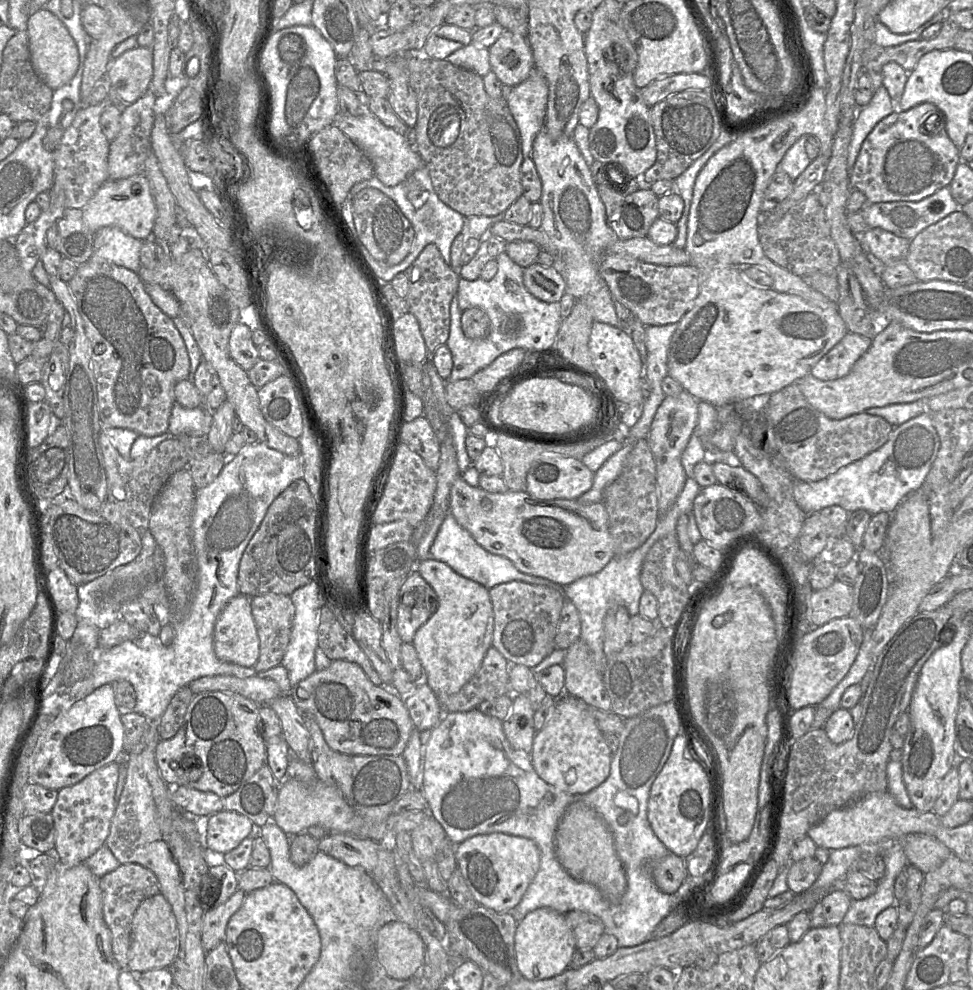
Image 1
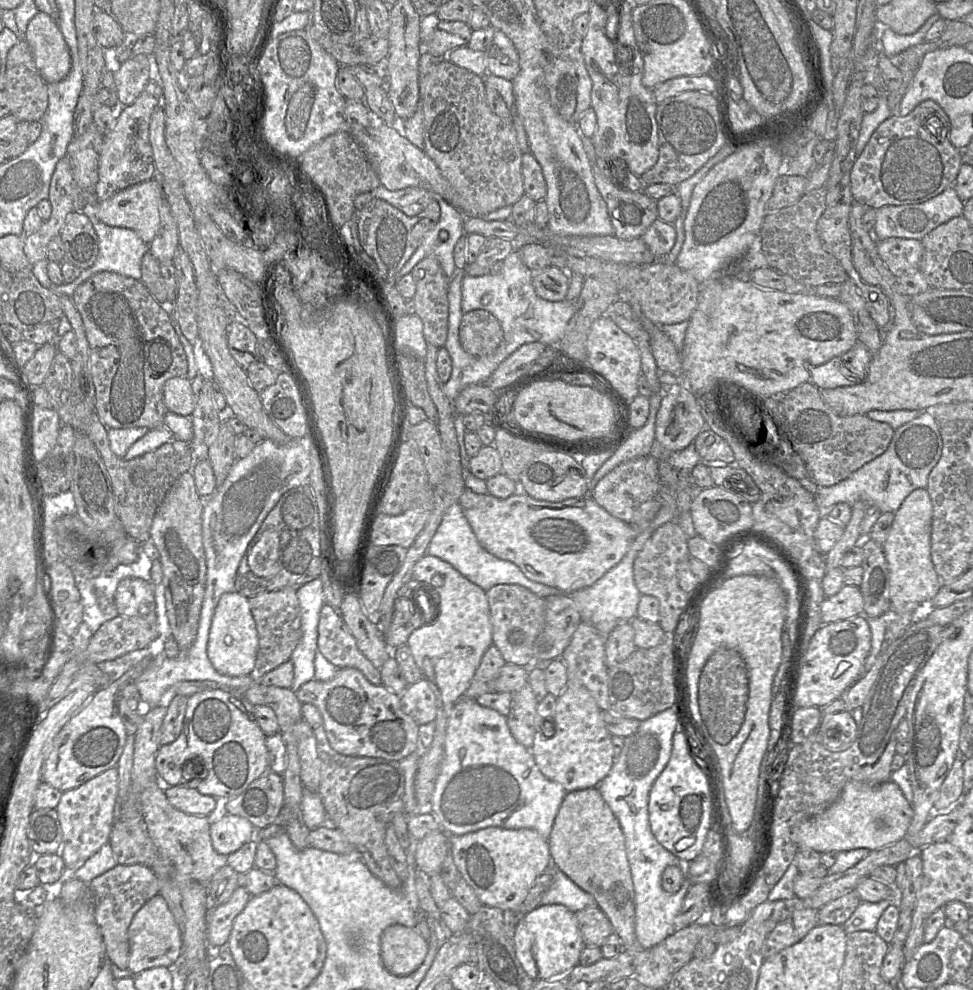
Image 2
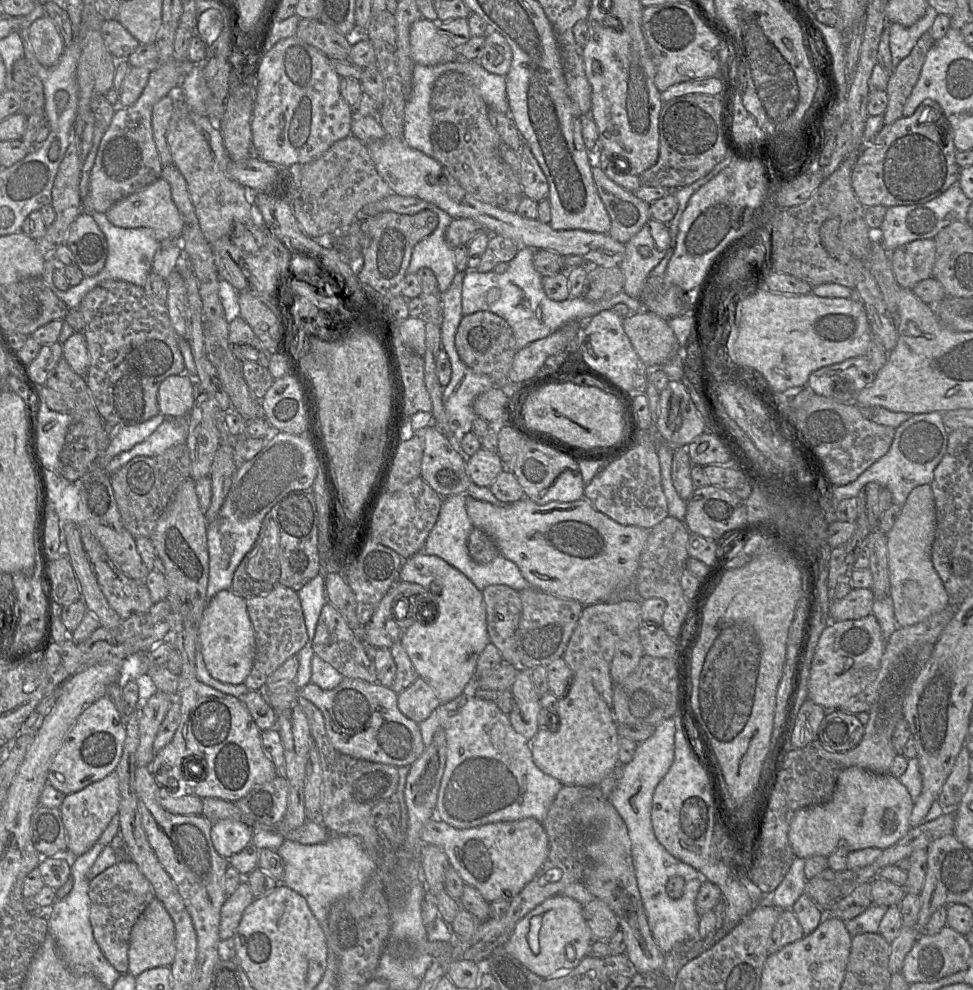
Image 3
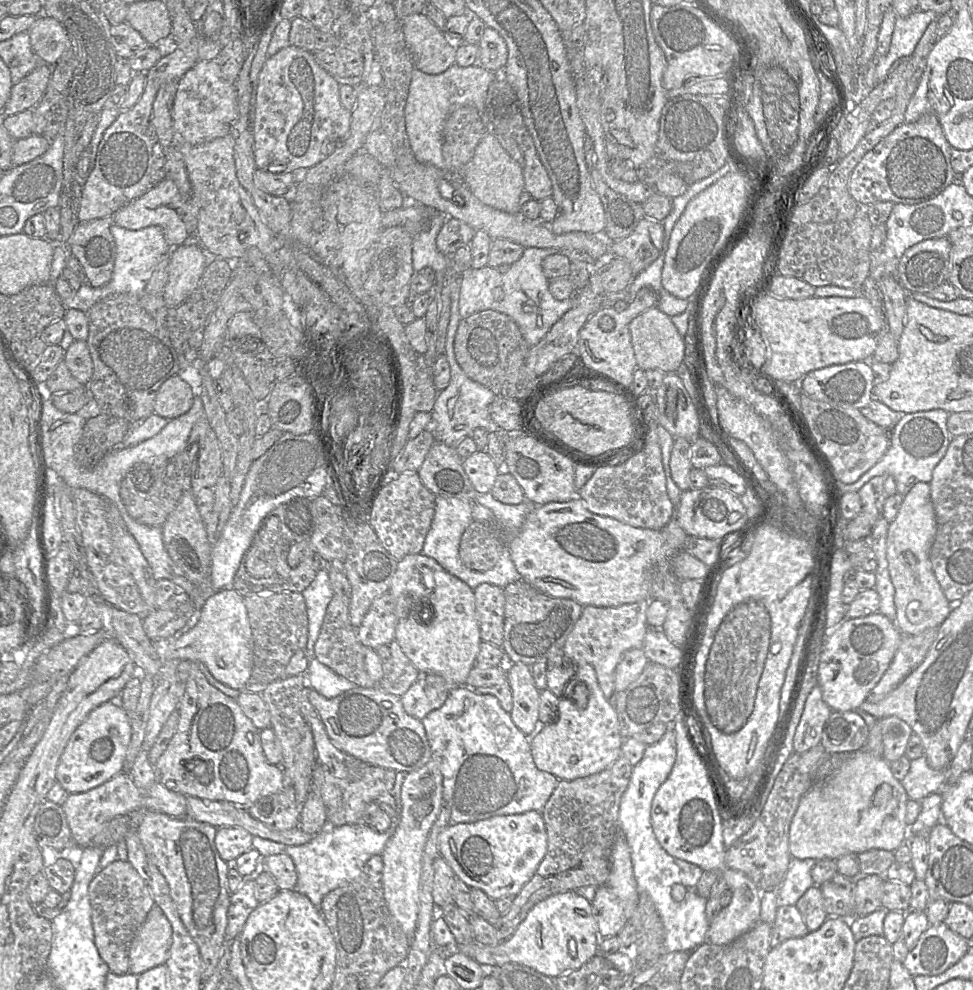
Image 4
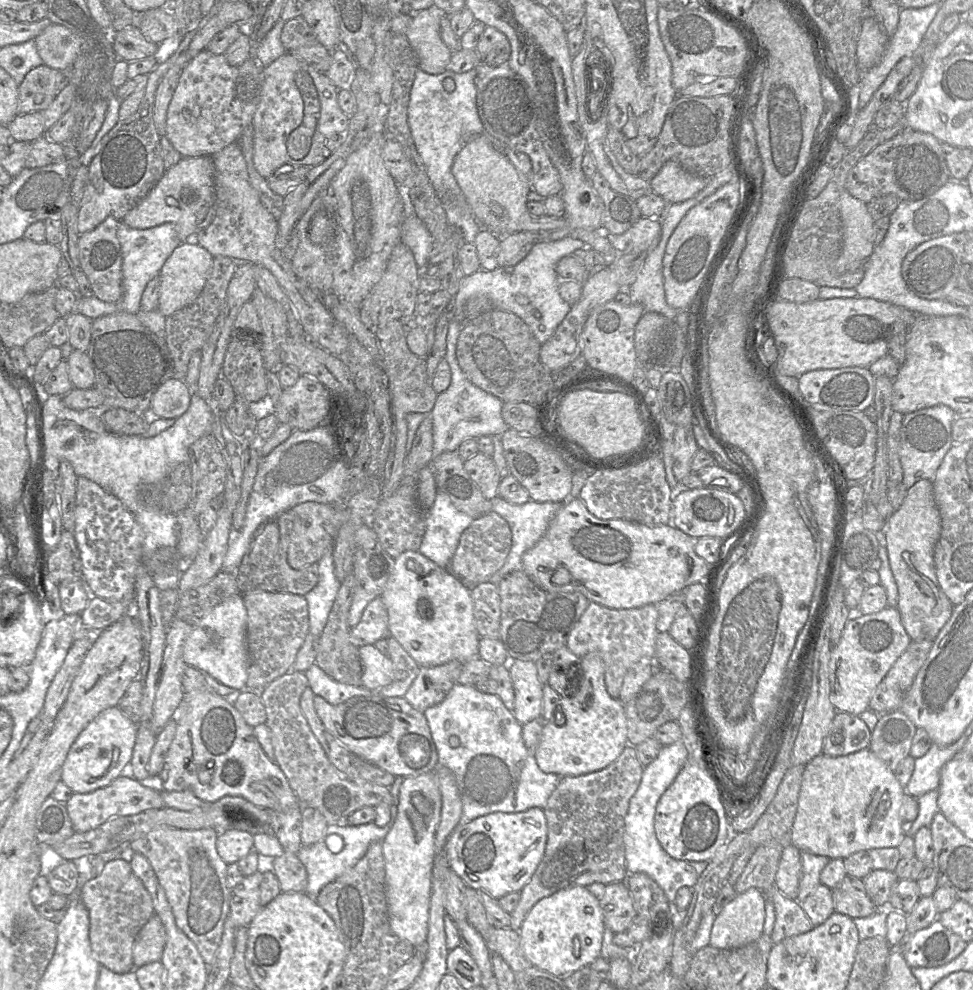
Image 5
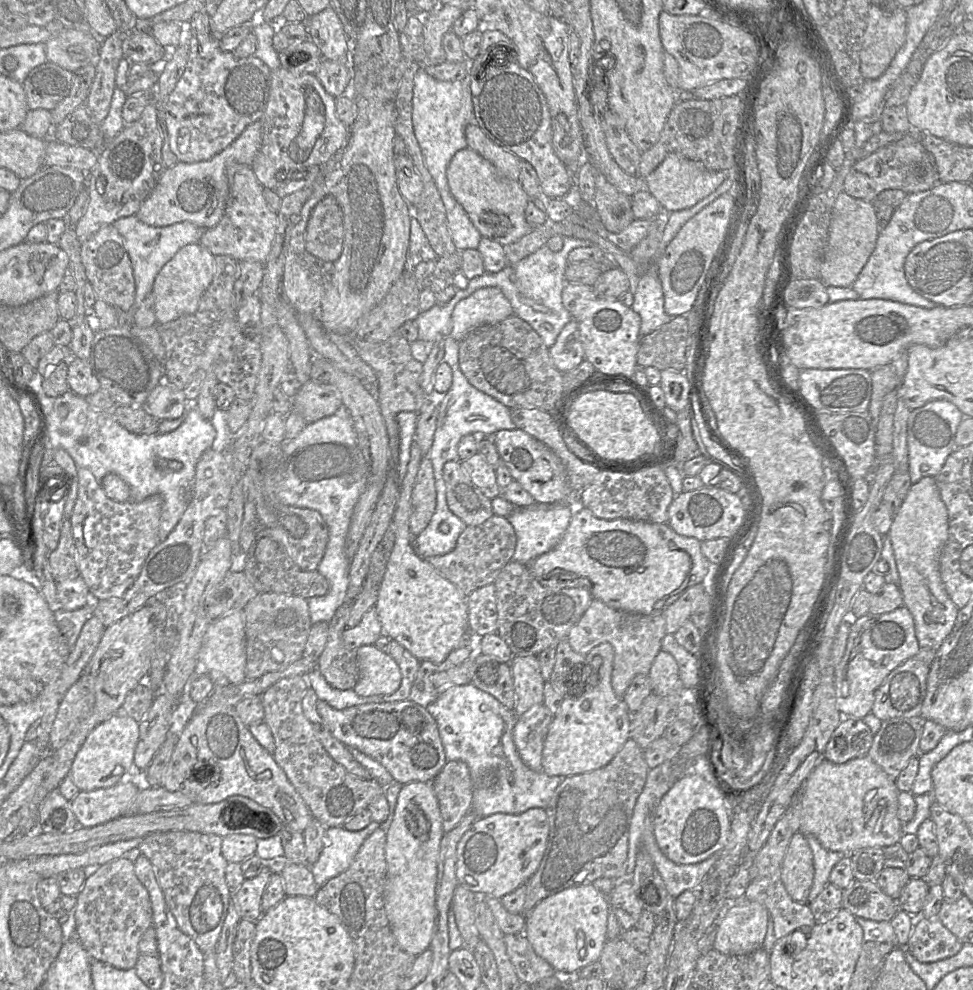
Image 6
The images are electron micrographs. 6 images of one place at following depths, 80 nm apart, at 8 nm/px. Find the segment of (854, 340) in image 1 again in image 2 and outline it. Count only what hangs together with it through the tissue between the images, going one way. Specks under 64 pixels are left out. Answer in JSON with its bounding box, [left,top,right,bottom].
[810,341,872,389]

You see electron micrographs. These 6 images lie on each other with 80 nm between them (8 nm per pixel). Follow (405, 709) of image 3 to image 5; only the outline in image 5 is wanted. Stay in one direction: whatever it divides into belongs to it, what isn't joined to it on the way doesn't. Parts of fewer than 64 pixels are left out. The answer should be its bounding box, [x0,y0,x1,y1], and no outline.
[404,660,462,713]

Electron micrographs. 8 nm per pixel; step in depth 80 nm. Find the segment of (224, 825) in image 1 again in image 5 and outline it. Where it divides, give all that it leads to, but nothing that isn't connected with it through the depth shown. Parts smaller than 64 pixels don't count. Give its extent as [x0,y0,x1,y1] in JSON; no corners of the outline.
[216,830,254,864]

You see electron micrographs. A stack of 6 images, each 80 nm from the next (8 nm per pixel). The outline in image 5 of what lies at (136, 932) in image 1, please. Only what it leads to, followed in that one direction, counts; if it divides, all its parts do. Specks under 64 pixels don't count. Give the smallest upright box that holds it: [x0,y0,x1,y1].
[133,914,166,968]

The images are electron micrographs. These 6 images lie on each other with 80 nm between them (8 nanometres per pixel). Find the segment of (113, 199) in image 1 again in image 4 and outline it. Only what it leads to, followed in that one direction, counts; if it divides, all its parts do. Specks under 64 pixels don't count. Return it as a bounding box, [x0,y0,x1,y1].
[111,178,198,247]

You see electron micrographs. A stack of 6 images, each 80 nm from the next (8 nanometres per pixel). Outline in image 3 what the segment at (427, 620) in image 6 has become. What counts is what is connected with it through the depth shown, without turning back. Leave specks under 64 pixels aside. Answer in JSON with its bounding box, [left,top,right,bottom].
[398,551,490,704]

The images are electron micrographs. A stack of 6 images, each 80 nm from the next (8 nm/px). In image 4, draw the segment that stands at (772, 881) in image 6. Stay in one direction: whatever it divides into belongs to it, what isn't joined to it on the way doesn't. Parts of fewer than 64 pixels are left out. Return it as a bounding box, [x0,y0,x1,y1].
[770,905,809,948]

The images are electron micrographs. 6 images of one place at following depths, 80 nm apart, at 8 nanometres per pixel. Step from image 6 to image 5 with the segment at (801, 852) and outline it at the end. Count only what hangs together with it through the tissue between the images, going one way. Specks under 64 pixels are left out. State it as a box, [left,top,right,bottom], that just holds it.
[775,844,802,900]

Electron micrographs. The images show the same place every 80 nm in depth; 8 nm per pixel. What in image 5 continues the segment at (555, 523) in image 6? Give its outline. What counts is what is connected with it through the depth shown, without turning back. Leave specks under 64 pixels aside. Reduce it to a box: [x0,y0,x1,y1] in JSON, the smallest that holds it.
[490,496,563,571]

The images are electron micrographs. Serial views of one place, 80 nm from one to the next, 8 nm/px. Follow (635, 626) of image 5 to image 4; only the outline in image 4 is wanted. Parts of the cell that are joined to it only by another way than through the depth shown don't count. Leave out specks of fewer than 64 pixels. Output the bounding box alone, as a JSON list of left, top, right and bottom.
[563,600,652,701]

